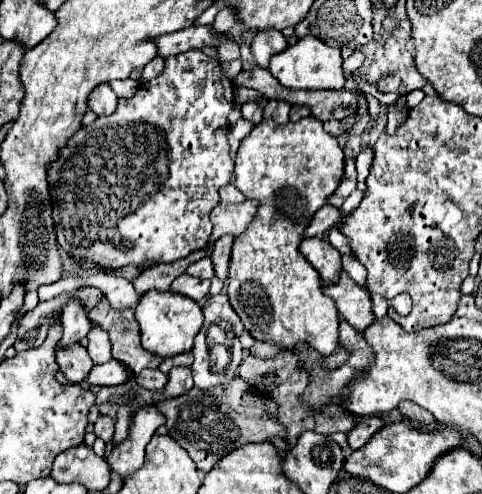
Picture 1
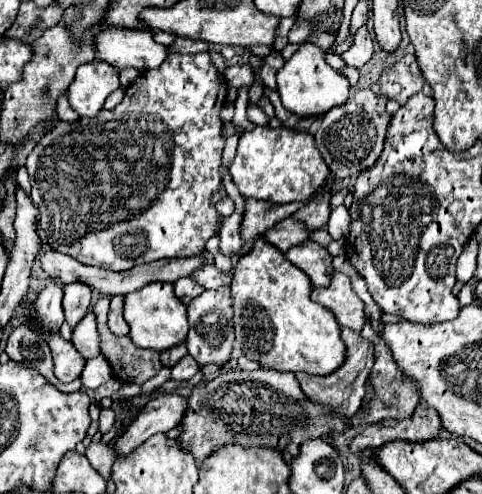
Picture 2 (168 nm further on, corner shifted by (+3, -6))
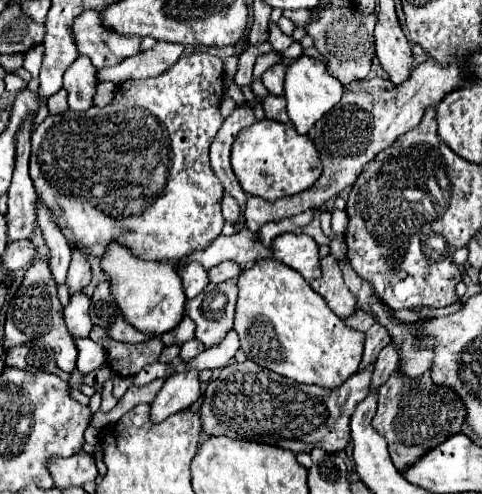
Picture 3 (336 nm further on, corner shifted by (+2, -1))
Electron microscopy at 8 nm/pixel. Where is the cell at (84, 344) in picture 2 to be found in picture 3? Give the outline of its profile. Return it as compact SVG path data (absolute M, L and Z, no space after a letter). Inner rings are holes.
M84 292L70 296L70 304L64 308L64 318L72 338L88 338L92 332L92 320L88 314L90 298Z

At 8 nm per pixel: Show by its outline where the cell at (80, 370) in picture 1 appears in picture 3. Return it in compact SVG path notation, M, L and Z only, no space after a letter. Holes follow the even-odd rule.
M40 256L34 260L34 264L26 270L26 276L20 284L20 288L14 292L14 298L10 300L8 312L6 312L6 326L4 326L4 350L10 346L24 344L24 332L42 332L42 338L56 354L56 364L64 372L72 372L76 368L76 342L70 338L70 332L66 330L66 324L62 322L62 308L56 296L54 278L50 278L48 260L46 256Z

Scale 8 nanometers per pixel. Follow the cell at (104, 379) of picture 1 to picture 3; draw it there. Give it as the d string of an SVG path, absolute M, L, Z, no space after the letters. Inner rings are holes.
M90 338L84 340L76 340L78 346L78 362L76 368L86 376L98 368L102 368L106 364L106 352L102 350L100 344L96 344Z

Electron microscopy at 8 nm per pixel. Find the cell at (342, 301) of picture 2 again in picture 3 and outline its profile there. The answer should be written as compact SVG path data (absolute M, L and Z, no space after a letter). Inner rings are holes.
M332 254L322 258L322 276L316 278L310 286L328 302L332 312L340 318L348 318L356 312L356 298L346 288L340 264Z

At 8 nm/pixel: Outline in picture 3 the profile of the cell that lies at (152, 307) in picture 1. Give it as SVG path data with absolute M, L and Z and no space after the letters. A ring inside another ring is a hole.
M112 244L108 254L100 258L102 270L110 276L112 298L122 310L128 324L144 334L162 336L174 330L184 318L186 296L182 294L182 280L178 278L176 266L168 262L144 262L130 254L124 246Z

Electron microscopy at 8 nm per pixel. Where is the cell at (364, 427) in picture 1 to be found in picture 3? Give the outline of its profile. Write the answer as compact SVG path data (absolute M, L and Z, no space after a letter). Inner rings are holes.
M394 372L378 390L374 430L378 430L378 434L386 438L392 462L398 466L398 470L404 470L422 454L426 454L426 450L432 450L452 434L458 434L464 418L466 408L462 406L462 402L458 402L456 394L450 394L450 390L434 386L430 372L426 372L418 382L406 382L406 378Z

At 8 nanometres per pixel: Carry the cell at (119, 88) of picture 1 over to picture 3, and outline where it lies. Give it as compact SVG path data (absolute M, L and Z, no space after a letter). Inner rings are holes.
M102 82L98 84L98 94L96 94L96 106L108 106L114 100L116 84L114 82Z

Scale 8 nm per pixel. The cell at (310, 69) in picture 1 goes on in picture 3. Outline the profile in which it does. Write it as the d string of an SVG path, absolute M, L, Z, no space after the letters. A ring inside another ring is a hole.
M300 56L286 68L284 98L288 104L288 116L300 134L308 134L314 122L318 122L332 106L336 106L342 100L342 94L344 94L342 82L338 82L338 78L334 78L328 72L326 64L320 62L318 58Z

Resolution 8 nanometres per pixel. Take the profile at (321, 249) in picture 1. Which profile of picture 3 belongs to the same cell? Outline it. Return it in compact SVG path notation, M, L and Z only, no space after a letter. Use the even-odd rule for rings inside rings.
M290 232L278 236L272 242L272 248L274 248L274 258L298 270L306 278L306 282L312 282L322 274L318 244L314 242L314 238L302 232Z

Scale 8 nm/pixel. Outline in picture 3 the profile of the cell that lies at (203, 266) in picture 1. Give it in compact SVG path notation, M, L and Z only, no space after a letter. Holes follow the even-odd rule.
M222 262L208 272L208 278L212 284L220 284L230 278L238 278L238 274L240 274L240 266L236 262Z

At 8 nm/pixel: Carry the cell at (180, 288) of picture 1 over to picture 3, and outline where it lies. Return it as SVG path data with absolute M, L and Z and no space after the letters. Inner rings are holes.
M178 266L178 274L182 276L182 286L186 298L196 298L206 286L208 286L208 276L202 266Z

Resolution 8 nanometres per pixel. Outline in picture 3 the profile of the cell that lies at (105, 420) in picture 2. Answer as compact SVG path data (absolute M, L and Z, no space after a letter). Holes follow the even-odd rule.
M108 380L104 384L104 390L102 390L102 406L100 406L100 410L110 412L116 404L118 404L118 400L112 396L112 380Z

